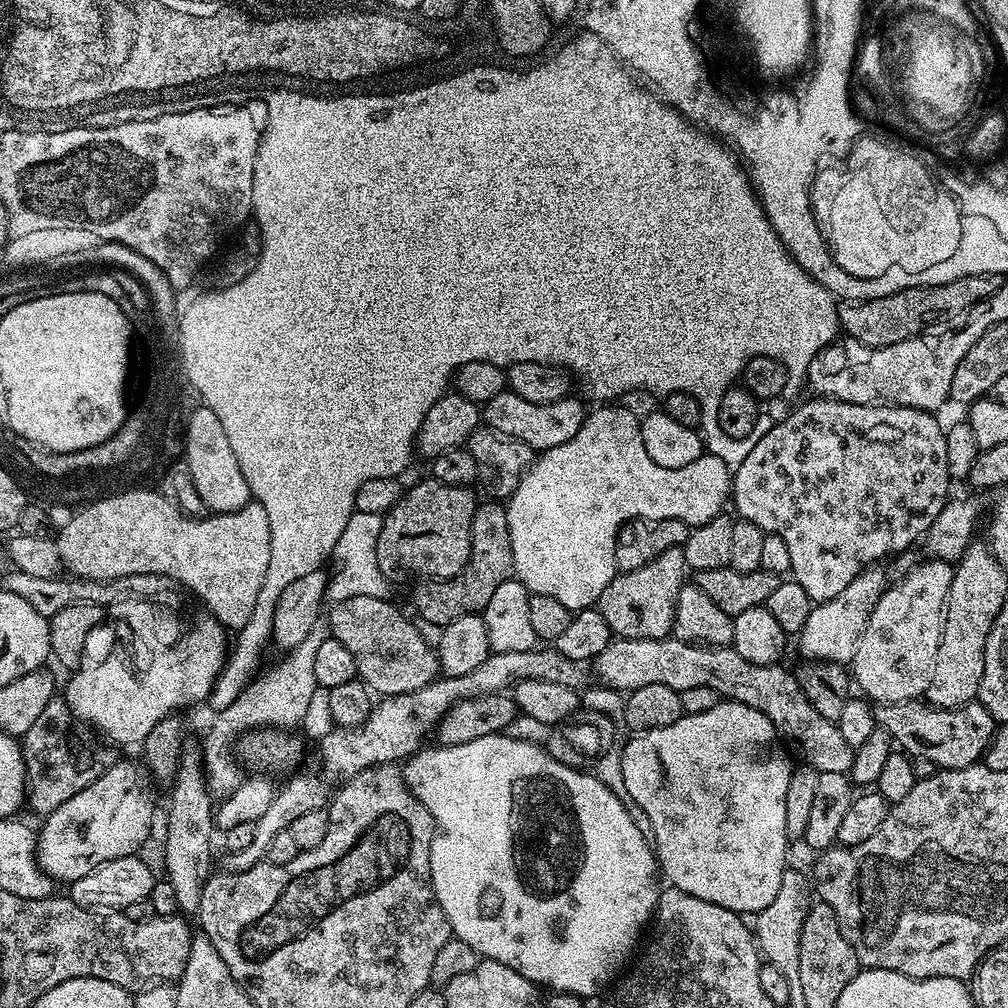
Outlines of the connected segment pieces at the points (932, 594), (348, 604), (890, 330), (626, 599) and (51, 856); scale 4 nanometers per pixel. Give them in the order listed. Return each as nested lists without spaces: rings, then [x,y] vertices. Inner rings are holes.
[[[928,558],[925,561],[925,564],[917,563],[907,574],[899,577],[893,588],[892,585],[885,587],[870,614],[870,622],[866,622],[862,630],[862,638],[858,638],[858,650],[854,650],[850,676],[855,687],[857,684],[865,692],[861,693],[877,705],[919,700],[930,682],[930,670],[934,670],[938,646],[942,642],[944,611],[948,605],[954,568],[947,560]]]
[[[382,597],[346,598],[326,616],[331,639],[350,650],[356,676],[380,698],[413,692],[441,675],[436,649],[429,646],[415,623],[408,621],[390,601]]]
[[[974,274],[942,285],[894,290],[886,294],[886,298],[840,302],[836,306],[840,327],[845,337],[871,348],[890,346],[929,330],[948,330],[968,320],[975,307],[1003,286],[1004,280],[1005,277],[1001,274]]]
[[[683,548],[666,550],[666,554],[658,554],[654,562],[646,562],[638,570],[620,572],[602,590],[599,609],[602,618],[606,618],[606,626],[610,626],[613,637],[626,640],[641,640],[642,638],[665,639],[672,632],[674,610],[678,602],[680,589],[686,583],[684,572],[688,563],[684,557]]]
[[[120,760],[117,764],[109,763],[104,772],[86,790],[78,790],[74,798],[69,798],[58,806],[49,816],[43,817],[41,828],[36,837],[36,861],[40,868],[53,881],[71,882],[82,878],[82,874],[90,874],[102,862],[110,862],[114,858],[131,856],[137,851],[136,847],[148,836],[152,828],[152,815],[156,812],[156,804],[152,801],[153,781],[143,763],[131,764],[128,760]]]

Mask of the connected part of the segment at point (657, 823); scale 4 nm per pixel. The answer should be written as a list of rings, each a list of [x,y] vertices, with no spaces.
[[[721,699],[702,714],[682,715],[678,718],[678,722],[670,722],[670,726],[637,732],[631,738],[633,740],[626,741],[624,748],[619,749],[622,758],[622,778],[626,782],[626,790],[630,790],[630,798],[634,798],[634,802],[642,806],[642,814],[650,818],[652,831],[650,843],[655,851],[656,862],[663,879],[671,887],[686,894],[694,894],[694,898],[702,898],[702,902],[714,902],[714,906],[722,906],[731,912],[766,910],[766,906],[770,906],[770,902],[774,902],[774,898],[778,895],[778,886],[782,886],[782,874],[786,867],[784,859],[787,858],[790,847],[786,834],[786,786],[790,784],[790,774],[794,767],[793,761],[788,761],[789,753],[785,745],[776,744],[778,733],[770,718],[754,710],[754,706],[746,706],[737,700]]]

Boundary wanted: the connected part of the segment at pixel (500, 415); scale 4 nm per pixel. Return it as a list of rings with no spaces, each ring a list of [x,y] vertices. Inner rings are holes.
[[[503,391],[490,398],[483,405],[482,420],[485,425],[494,430],[502,430],[502,434],[510,434],[510,438],[518,438],[526,442],[537,453],[545,452],[547,448],[560,446],[568,442],[582,426],[586,415],[586,407],[580,400],[565,398],[549,404],[535,404],[526,402],[526,398],[518,398],[518,394]]]

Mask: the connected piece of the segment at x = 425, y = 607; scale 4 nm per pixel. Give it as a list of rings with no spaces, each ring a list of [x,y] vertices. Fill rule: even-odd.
[[[491,498],[485,501],[485,504],[483,501],[476,505],[470,534],[470,558],[464,569],[451,580],[425,578],[413,587],[416,589],[412,592],[412,604],[420,611],[419,619],[443,626],[454,622],[454,618],[483,613],[494,590],[498,590],[502,582],[513,579],[514,550],[510,542],[508,509],[501,501]]]

